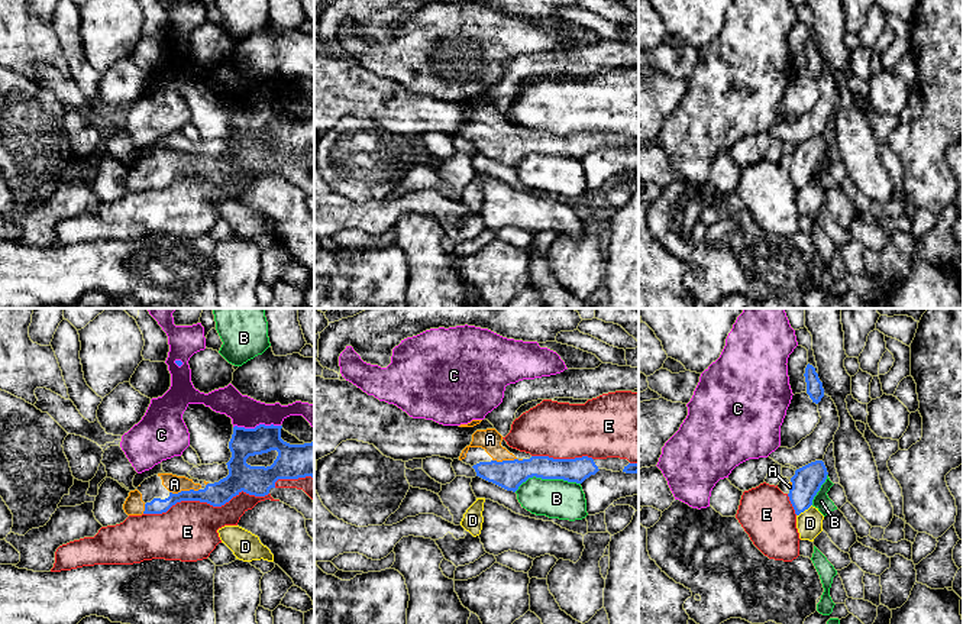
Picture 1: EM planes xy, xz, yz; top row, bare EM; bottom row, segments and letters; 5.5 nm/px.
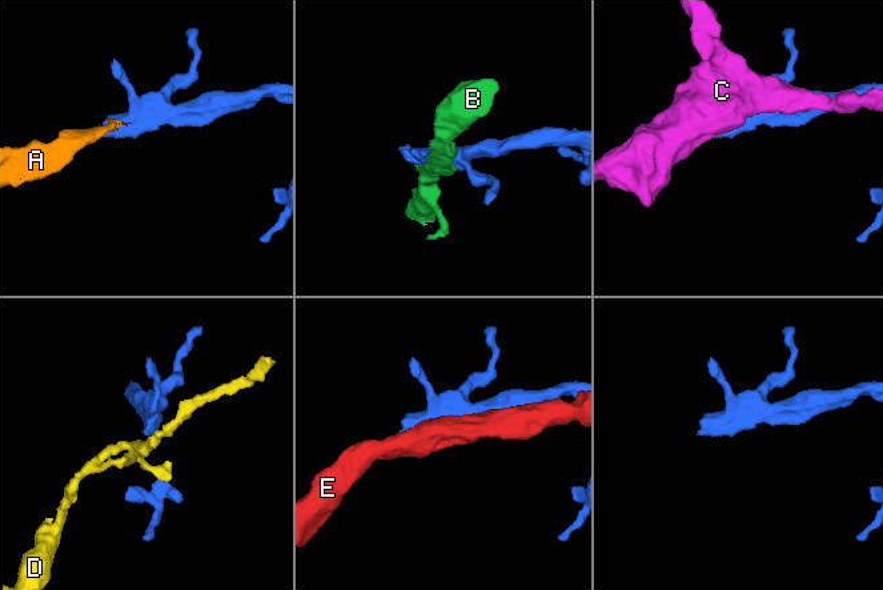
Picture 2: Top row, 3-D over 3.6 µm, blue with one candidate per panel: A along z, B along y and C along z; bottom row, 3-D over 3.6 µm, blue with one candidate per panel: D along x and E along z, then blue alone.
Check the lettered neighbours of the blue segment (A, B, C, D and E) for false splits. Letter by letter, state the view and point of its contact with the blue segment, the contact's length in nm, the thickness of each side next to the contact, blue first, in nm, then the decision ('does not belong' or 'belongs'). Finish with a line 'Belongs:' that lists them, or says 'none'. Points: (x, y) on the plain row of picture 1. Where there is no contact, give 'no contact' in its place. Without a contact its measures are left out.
A: xy (184, 167) | 170 nm | 140/100 nm | belongs
B: xz (546, 154) | 380 nm | 160/220 nm | does not belong
C: xy (257, 102) | 260 nm | 160/170 nm | does not belong
D: yz (804, 186) | 110 nm | 160/140 nm | does not belong
E: xy (206, 177) | 700 nm | 160/320 nm | does not belong
Belongs: A

